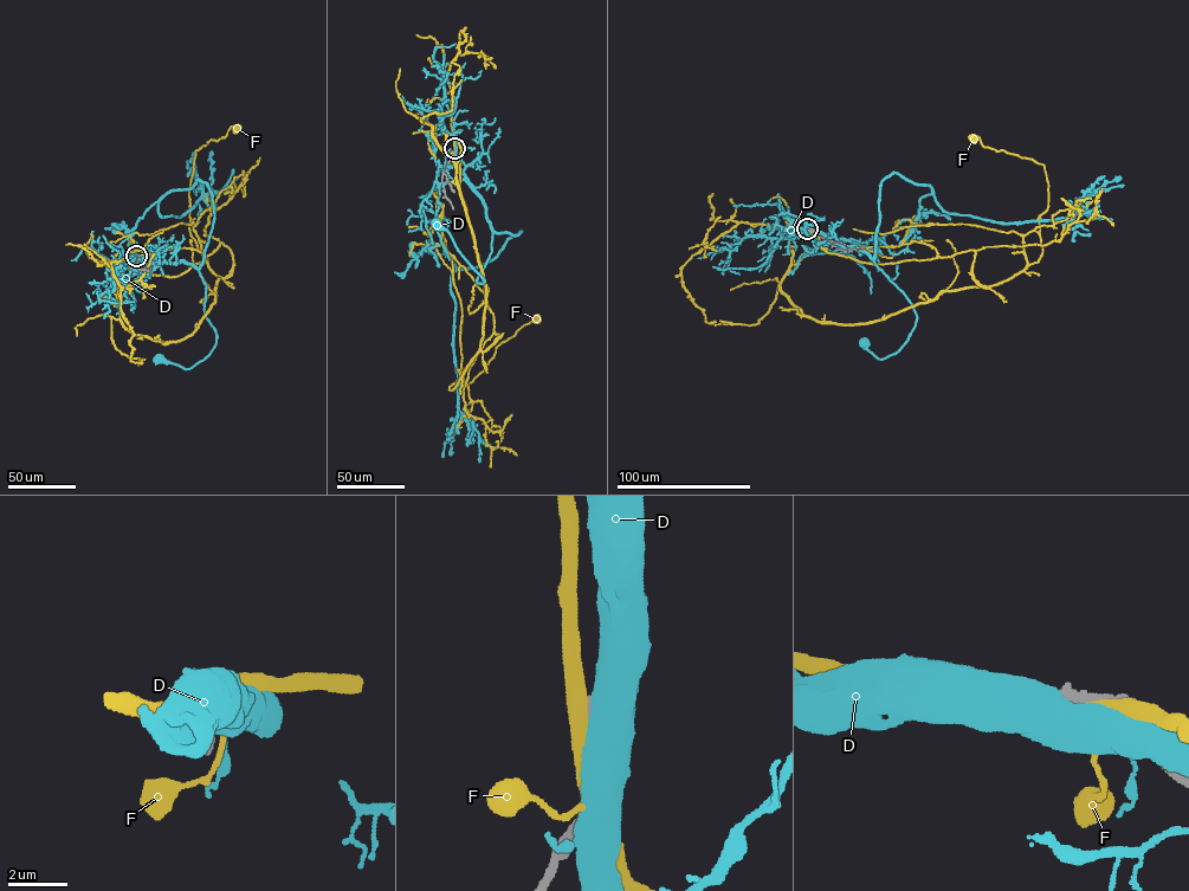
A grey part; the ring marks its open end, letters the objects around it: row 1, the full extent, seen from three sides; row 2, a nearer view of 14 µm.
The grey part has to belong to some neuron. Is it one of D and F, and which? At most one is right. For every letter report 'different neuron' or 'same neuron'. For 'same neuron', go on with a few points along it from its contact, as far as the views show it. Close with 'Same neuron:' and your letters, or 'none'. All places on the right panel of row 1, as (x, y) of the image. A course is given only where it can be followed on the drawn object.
D: different neuron
F: different neuron
Same neuron: none

